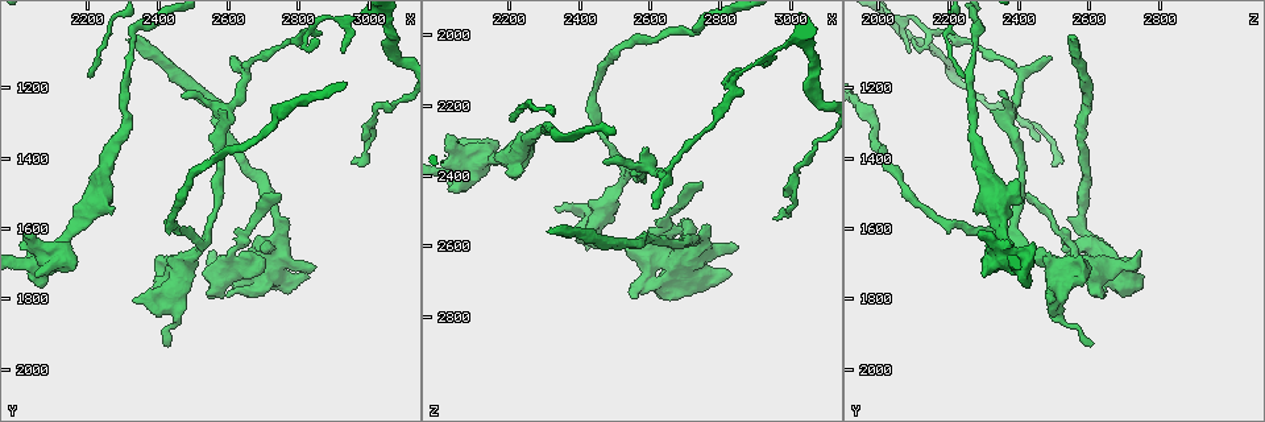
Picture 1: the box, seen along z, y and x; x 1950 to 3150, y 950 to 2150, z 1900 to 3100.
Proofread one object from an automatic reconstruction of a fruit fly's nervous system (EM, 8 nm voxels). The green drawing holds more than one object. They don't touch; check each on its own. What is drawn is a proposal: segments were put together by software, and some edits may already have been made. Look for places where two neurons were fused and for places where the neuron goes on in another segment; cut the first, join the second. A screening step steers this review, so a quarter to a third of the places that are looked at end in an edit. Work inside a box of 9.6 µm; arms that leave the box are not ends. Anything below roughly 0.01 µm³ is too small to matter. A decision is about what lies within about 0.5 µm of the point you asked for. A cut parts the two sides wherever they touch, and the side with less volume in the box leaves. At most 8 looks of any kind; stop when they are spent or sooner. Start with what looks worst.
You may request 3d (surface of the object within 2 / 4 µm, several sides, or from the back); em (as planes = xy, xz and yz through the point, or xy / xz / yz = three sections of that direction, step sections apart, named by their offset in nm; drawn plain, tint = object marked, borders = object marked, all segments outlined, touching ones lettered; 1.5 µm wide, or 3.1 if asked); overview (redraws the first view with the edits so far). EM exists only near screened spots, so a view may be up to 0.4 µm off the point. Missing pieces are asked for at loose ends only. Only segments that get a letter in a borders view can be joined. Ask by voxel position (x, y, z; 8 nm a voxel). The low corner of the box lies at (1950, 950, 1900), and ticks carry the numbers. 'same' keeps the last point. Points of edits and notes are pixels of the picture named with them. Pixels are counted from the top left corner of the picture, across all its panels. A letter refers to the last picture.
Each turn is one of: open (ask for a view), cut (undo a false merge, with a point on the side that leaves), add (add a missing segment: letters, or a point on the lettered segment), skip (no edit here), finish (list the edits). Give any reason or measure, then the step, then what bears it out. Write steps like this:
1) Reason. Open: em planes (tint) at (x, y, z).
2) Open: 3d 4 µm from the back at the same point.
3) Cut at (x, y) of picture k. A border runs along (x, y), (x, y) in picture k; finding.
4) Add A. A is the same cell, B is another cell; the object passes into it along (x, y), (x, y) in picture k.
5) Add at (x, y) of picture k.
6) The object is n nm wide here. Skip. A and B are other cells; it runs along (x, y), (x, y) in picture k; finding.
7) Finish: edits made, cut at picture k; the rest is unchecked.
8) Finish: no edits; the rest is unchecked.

Free end. Open: em yz step 8 (borders) at (2320, 1060, 2560).

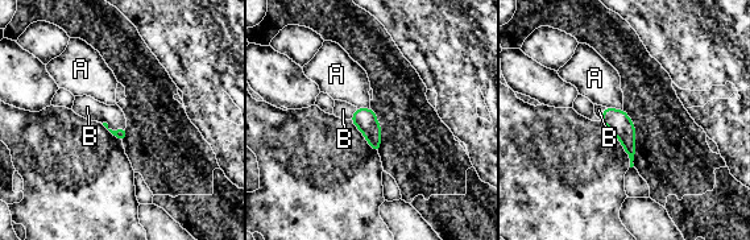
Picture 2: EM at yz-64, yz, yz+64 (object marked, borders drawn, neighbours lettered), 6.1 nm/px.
Add at (87, 107) of picture 2. B is the same cell, A is another cell; the object passes into it along (119, 133), (114, 131), (87, 107) in picture 2; the neuron continues.

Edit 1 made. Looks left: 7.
Thin end. Open: 3d 4 µm at (2420, 1930, 2610).

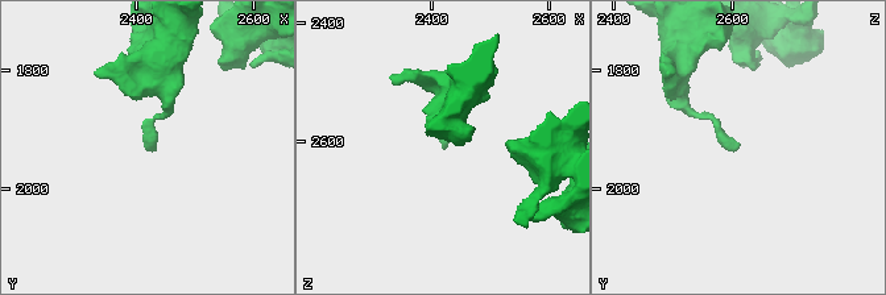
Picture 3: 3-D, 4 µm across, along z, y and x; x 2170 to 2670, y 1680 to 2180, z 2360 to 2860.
Open: em planes (borders) at (2420, 1930, 2610).

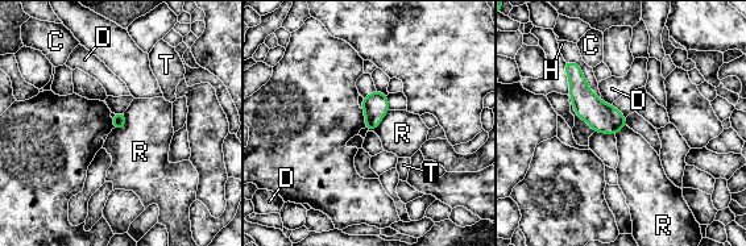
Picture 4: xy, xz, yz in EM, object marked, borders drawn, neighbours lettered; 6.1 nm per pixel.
Skip. C, D, H, R and T are other cells; it runs along (571, 67), (583, 99), (613, 130) in picture 4; no lettered segment goes on from it.

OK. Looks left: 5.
Narrows sharply. Open: 3d 2 µm at (2820, 1050, 2170).

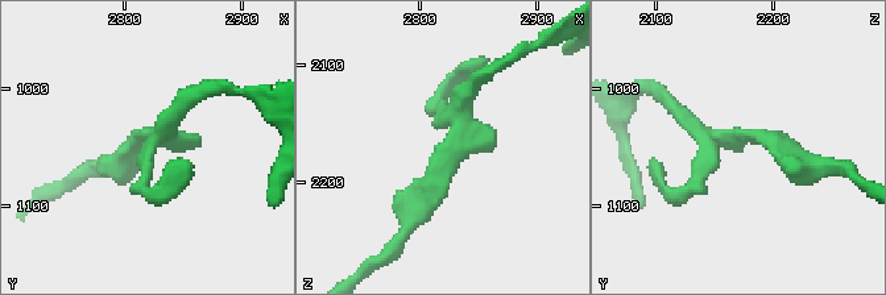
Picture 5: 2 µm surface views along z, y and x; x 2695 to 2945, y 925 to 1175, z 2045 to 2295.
Open: em xz step 4 (tint) at (2822, 1042, 2180).

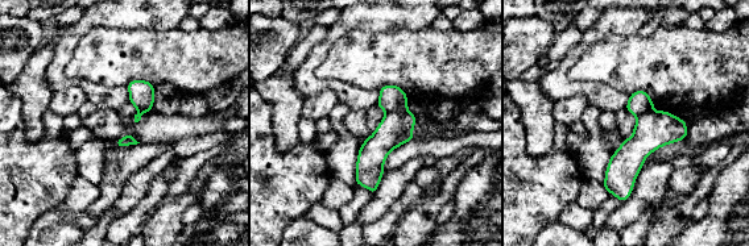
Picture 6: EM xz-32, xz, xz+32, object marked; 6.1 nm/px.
Another direction. Open: em yz step 4 (borders) at the same point.

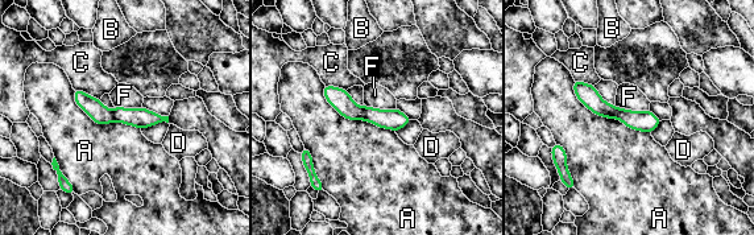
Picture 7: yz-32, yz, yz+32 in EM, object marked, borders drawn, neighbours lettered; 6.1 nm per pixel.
Cut at (338, 98) of picture 7. A, B, C, D and F are other cells; a border runs along (365, 107), (364, 119) in picture 7; a second neuron is stuck on.

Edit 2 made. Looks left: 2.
Finish: edits made, add at picture 2, cut at picture 7; the rest is unchecked.

